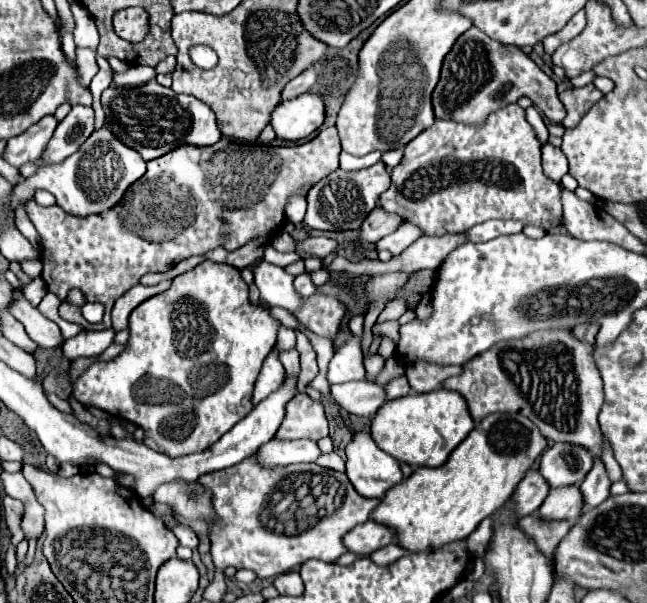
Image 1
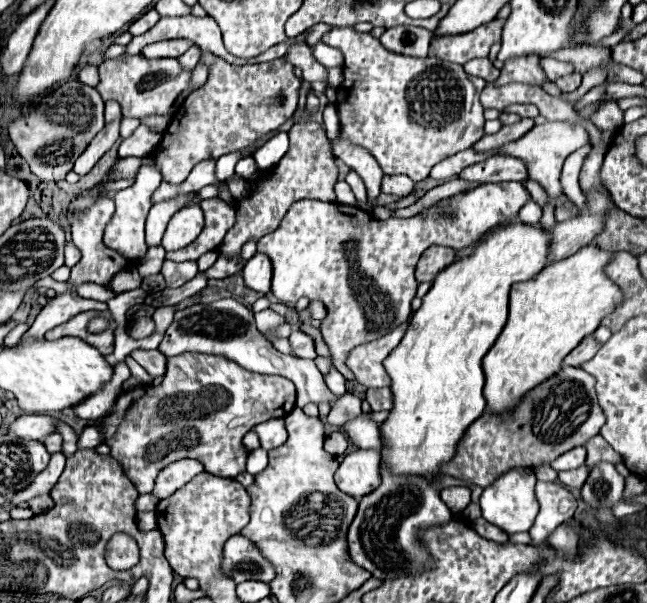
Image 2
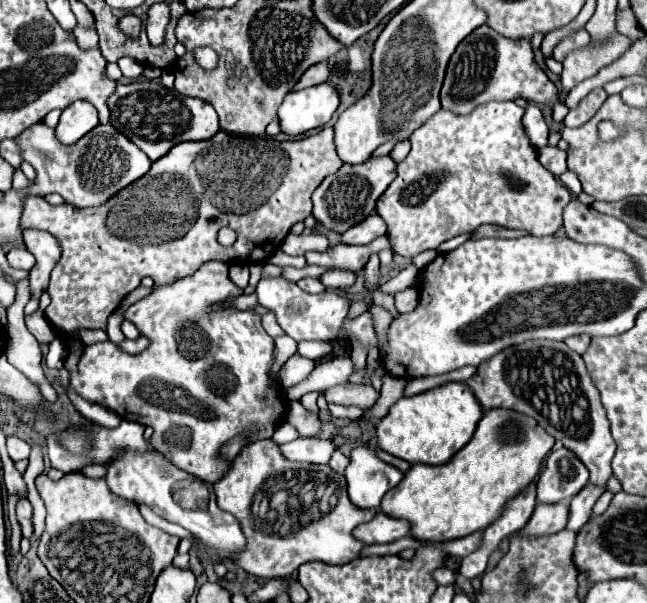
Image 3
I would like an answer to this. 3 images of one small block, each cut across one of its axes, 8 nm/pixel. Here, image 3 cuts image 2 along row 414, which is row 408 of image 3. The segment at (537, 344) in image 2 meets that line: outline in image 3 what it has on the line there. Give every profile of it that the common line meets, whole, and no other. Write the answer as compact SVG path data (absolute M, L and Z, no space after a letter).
M502 408L488 410L478 422L472 440L460 452L456 452L456 456L448 464L412 466L402 478L402 482L396 488L388 490L388 496L384 496L380 510L392 518L406 520L410 524L410 536L420 542L436 544L436 542L464 538L468 534L484 530L500 516L504 504L536 478L552 446L554 446L554 438L542 426L538 426L536 420L532 420L530 416L514 410L502 410Z

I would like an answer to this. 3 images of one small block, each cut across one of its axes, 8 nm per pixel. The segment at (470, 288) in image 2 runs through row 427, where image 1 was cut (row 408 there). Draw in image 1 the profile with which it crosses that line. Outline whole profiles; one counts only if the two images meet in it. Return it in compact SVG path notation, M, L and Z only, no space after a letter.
M438 388L426 394L408 394L386 402L372 420L372 440L396 460L416 466L442 466L450 452L474 430L464 396Z

